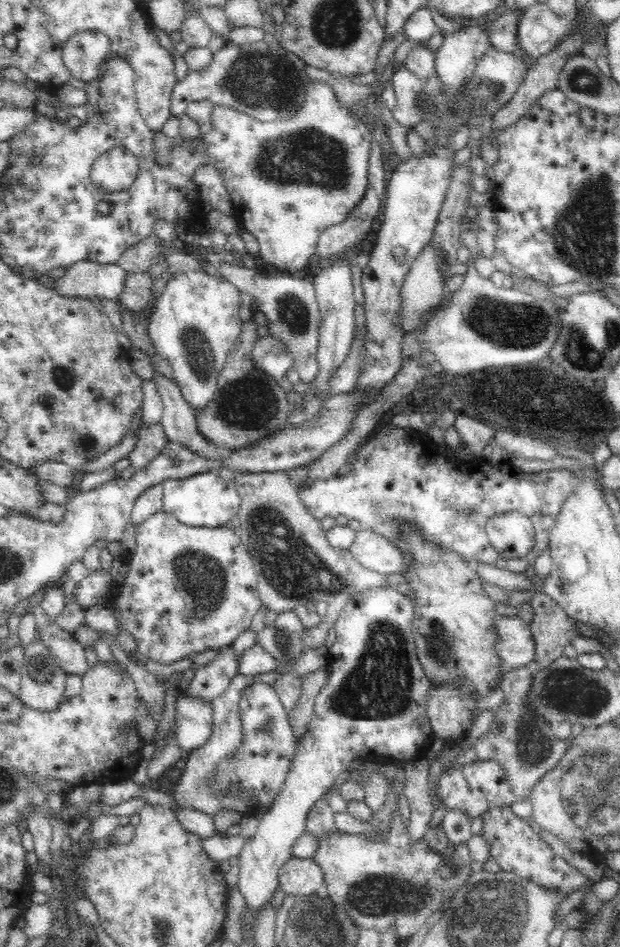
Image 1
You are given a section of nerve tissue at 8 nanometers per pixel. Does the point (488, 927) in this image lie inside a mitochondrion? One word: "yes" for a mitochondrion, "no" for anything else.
yes

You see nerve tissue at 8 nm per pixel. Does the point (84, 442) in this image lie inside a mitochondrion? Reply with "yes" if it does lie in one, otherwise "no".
yes

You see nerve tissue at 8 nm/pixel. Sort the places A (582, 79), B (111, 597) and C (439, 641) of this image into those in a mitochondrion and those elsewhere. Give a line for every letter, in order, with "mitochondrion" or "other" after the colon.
A: mitochondrion
B: other
C: mitochondrion

